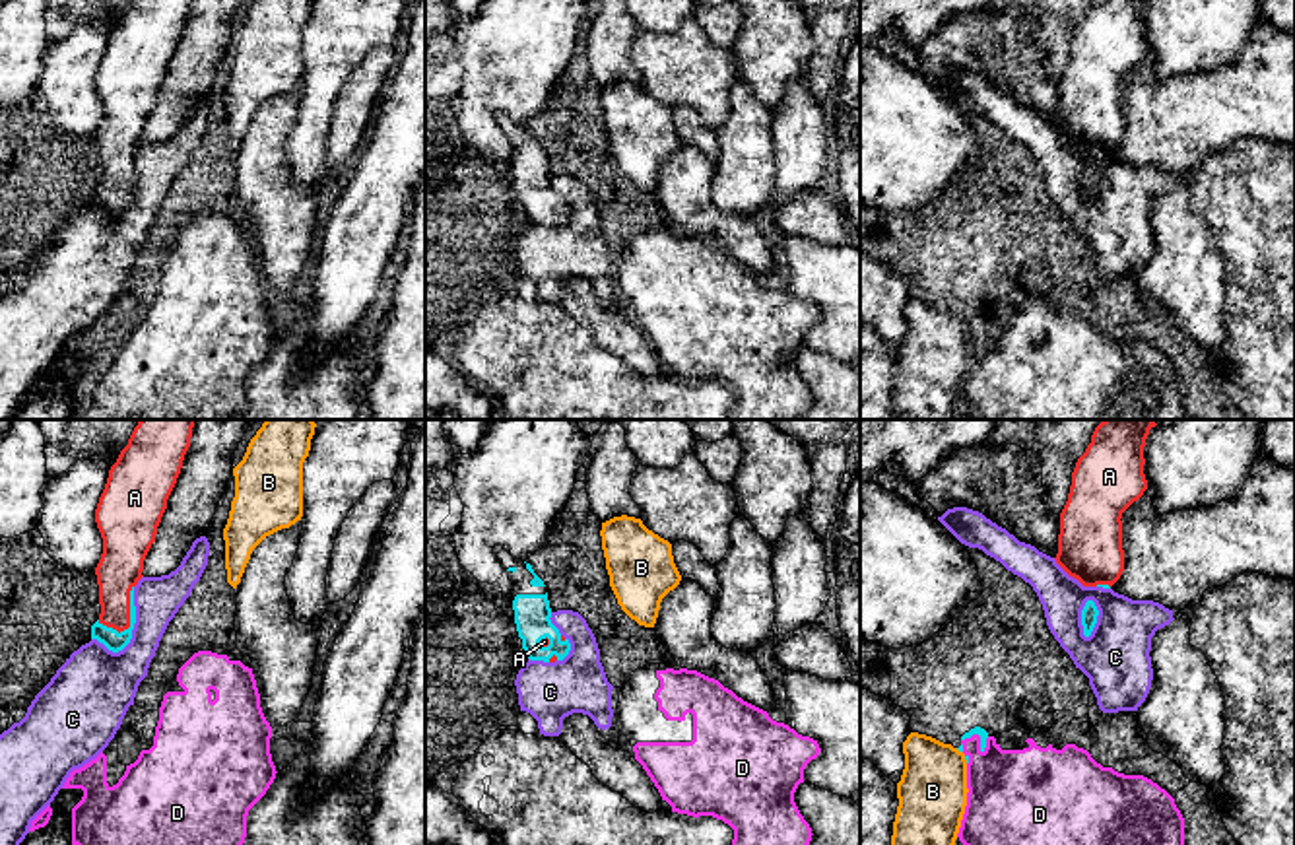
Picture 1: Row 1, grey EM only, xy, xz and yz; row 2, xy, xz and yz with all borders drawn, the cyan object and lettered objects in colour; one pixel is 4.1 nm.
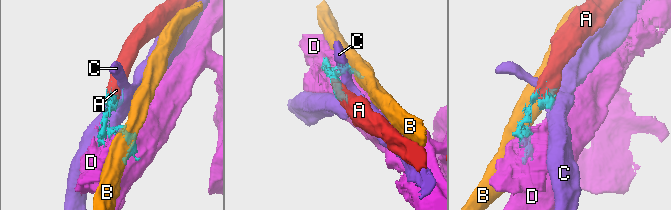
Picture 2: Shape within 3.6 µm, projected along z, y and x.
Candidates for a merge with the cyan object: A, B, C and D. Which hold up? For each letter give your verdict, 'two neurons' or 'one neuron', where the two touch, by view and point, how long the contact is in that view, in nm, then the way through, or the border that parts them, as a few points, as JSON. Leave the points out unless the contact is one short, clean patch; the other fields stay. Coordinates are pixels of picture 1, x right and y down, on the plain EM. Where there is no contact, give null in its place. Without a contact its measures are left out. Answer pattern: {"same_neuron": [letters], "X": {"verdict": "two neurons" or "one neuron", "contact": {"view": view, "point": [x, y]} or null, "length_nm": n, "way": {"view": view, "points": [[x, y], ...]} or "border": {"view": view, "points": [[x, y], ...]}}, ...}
{"same_neuron": ["A"], "A": {"verdict": "one neuron", "contact": {"view": "xy", "point": [131, 185]}, "length_nm": 220}, "B": {"verdict": "two neurons", "contact": {"view": "yz", "point": [965, 323]}, "length_nm": 40, "border": {"view": "yz", "points": [[963, 321], [967, 327]]}}, "C": {"verdict": "two neurons", "contact": {"view": "xy", "point": [134, 187]}, "length_nm": 300, "border": {"view": "xy", "points": [[134, 152], [132, 202], [113, 218]]}}, "D": {"verdict": "two neurons", "contact": {"view": "yz", "point": [977, 298]}, "length_nm": 130}}

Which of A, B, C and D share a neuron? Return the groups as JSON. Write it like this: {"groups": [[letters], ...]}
{"groups": [["A"], ["B"], ["C"], ["D"]]}

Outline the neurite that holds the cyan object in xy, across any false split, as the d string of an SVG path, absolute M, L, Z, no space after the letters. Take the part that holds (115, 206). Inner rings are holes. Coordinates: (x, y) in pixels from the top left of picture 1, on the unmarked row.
M130 0L109 35L95 74L103 118L95 132L99 185L91 204L122 216L136 188L134 152L155 107L167 64L177 49L192 0Z

